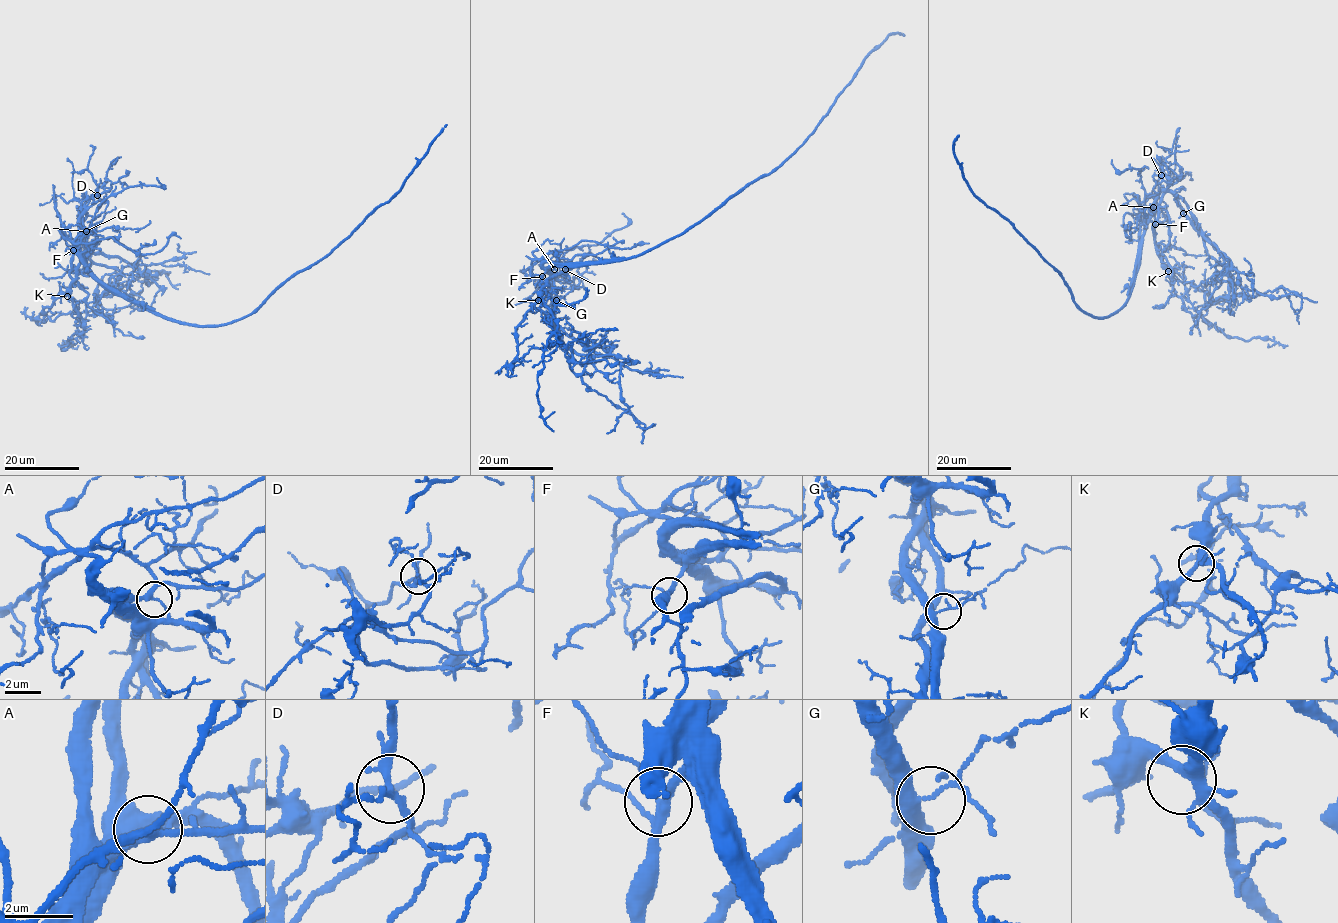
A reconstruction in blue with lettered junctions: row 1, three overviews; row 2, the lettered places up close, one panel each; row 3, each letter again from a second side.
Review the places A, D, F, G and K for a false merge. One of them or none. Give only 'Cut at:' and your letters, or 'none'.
Cut at: A

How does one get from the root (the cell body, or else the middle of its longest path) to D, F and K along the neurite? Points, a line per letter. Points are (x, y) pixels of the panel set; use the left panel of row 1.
D: (177, 320), (162, 317), (108, 289), (87, 265), (79, 242), (81, 216), (98, 201), (97, 195)
F: (177, 320), (162, 317), (108, 289), (91, 271), (77, 246), (73, 250)
K: (177, 320), (162, 317), (108, 289), (91, 271), (77, 247), (73, 250), (69, 271), (72, 280), (67, 296)

